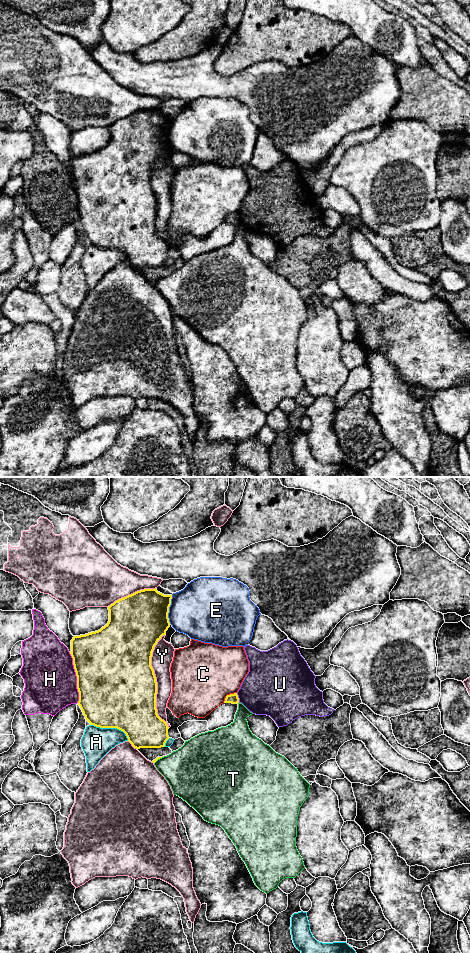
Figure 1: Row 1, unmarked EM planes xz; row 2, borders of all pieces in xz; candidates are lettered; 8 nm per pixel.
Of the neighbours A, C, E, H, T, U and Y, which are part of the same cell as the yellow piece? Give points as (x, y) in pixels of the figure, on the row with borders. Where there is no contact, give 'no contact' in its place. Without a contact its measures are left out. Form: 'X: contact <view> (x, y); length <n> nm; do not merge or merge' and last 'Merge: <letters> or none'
A: contact xz (111, 727); length 340 nm; do not merge
C: contact xz (228, 695); length 140 nm; do not merge
E: contact xz (168, 609); length 240 nm; do not merge
H: contact xz (77, 677); length 420 nm; do not merge
T: contact xz (159, 758); length 110 nm; do not merge
U: contact xz (238, 698); length 80 nm; do not merge
Y: contact xz (155, 681); length 750 nm; do not merge
Merge: none

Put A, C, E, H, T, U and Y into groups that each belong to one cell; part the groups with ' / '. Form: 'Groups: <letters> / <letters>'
Groups: A / C / E / H / T / U / Y

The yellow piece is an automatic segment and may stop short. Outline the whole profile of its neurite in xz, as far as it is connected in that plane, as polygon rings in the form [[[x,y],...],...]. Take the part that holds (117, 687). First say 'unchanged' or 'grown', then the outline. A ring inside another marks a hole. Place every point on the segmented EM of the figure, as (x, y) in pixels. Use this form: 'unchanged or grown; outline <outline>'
unchanged; outline [[[144,589],[137,591],[131,595],[121,598],[115,601],[113,604],[108,606],[109,610],[109,621],[100,630],[91,632],[85,635],[74,636],[71,640],[71,656],[73,658],[73,665],[77,676],[77,689],[79,692],[78,705],[80,706],[85,719],[90,723],[100,728],[117,728],[123,731],[128,741],[136,749],[140,748],[161,748],[165,747],[166,741],[169,739],[168,736],[168,725],[162,720],[156,709],[156,694],[157,694],[157,682],[154,674],[154,670],[151,666],[151,657],[155,645],[161,639],[163,635],[166,635],[166,631],[170,627],[170,622],[168,618],[169,607],[171,605],[172,595],[164,595],[157,591],[157,589]]]

